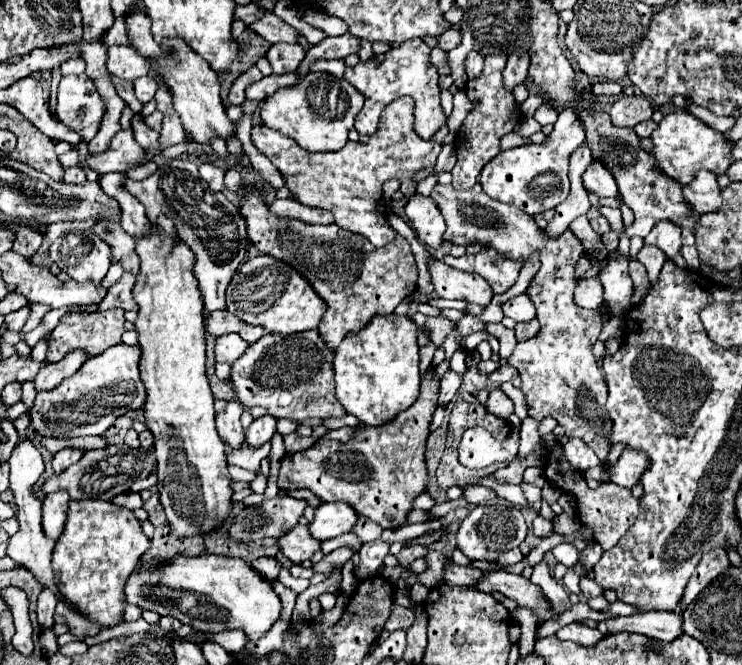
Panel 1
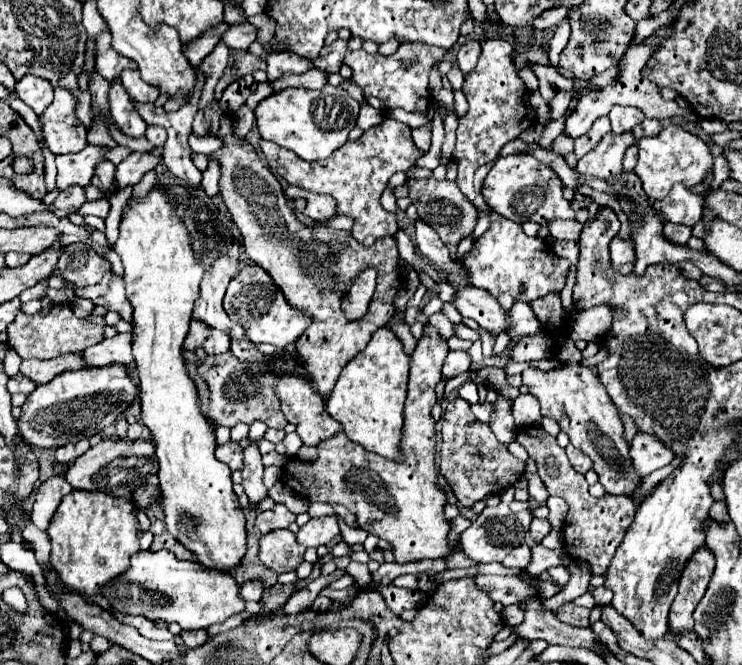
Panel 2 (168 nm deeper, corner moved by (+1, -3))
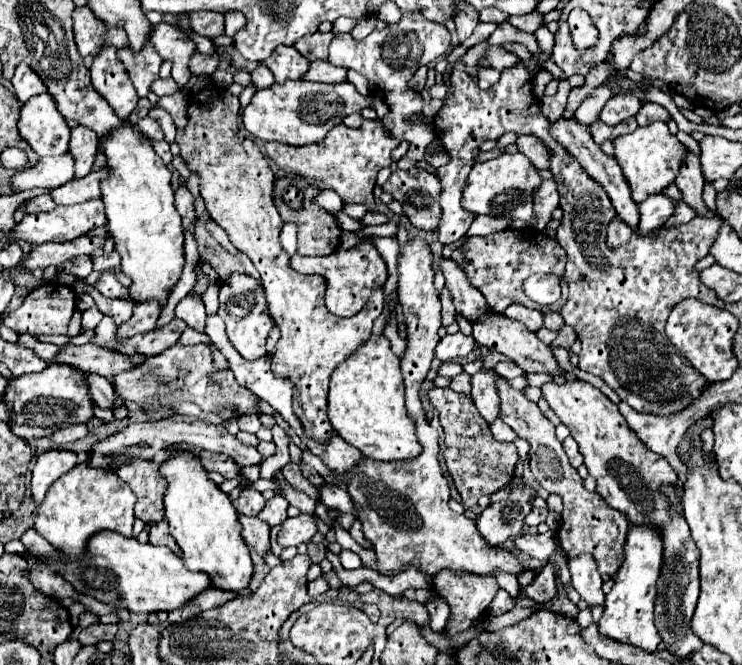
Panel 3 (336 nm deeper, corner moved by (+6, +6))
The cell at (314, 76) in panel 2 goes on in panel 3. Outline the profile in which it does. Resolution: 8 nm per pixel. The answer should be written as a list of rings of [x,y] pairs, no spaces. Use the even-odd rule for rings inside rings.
[[[316,60],[310,64],[310,68],[302,76],[302,80],[308,80],[308,82],[344,82],[346,68],[336,68],[326,60]]]

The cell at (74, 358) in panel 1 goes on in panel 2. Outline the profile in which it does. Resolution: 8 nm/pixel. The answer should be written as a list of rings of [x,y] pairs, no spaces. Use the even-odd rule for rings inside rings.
[[[133,331],[129,333],[117,333],[113,339],[105,339],[93,347],[87,347],[83,351],[83,357],[87,363],[103,367],[103,365],[113,365],[113,363],[131,363],[131,341],[133,341]]]

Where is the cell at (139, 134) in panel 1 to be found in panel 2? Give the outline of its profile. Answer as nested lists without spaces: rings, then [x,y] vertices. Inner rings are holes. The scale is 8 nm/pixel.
[[[121,79],[113,81],[113,87],[109,91],[109,103],[111,103],[111,117],[125,135],[129,137],[145,135],[147,123],[137,113],[135,103],[133,99],[129,99],[129,93],[125,91],[125,87],[121,87]]]

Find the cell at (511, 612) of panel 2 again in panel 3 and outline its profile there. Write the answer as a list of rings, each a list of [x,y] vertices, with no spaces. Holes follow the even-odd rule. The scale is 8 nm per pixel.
[[[500,572],[496,576],[496,580],[500,588],[506,590],[510,594],[513,601],[515,601],[518,597],[520,588],[519,582],[516,578],[516,576],[507,572]]]

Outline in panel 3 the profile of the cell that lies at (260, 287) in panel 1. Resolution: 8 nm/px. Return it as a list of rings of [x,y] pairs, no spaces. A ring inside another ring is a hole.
[[[230,274],[222,286],[220,286],[220,308],[218,314],[226,322],[226,332],[232,342],[232,346],[246,358],[256,360],[264,356],[264,342],[268,338],[268,332],[274,328],[274,320],[268,312],[268,302],[262,284],[252,278],[250,274]]]

